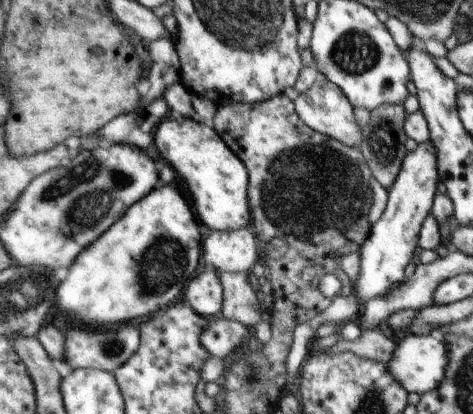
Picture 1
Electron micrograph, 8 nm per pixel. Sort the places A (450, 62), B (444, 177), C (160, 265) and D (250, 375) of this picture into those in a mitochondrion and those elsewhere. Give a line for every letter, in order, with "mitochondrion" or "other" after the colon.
A: other
B: other
C: mitochondrion
D: mitochondrion

